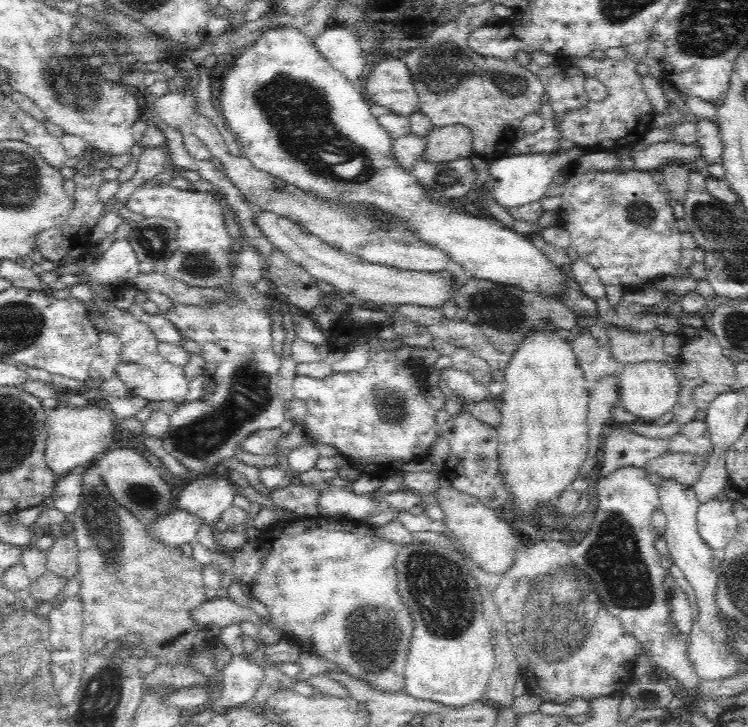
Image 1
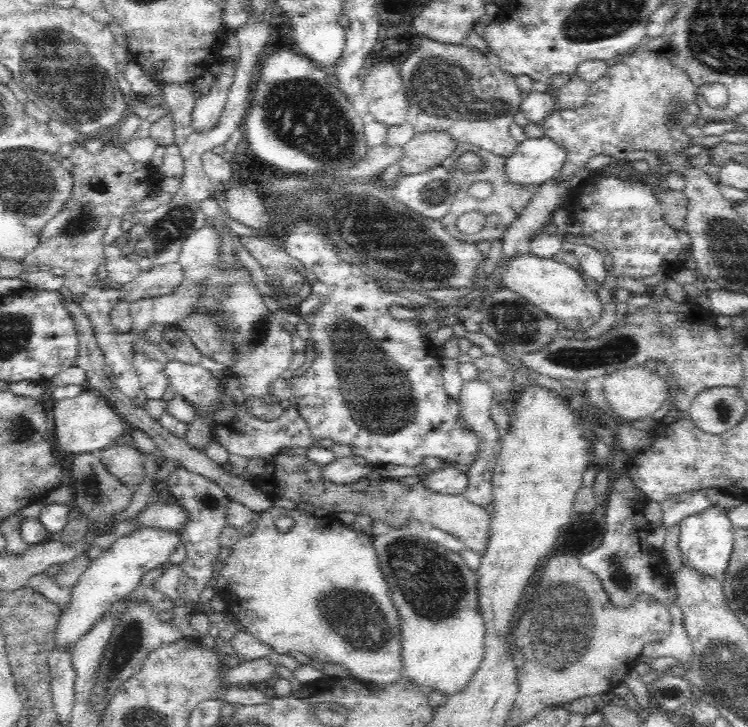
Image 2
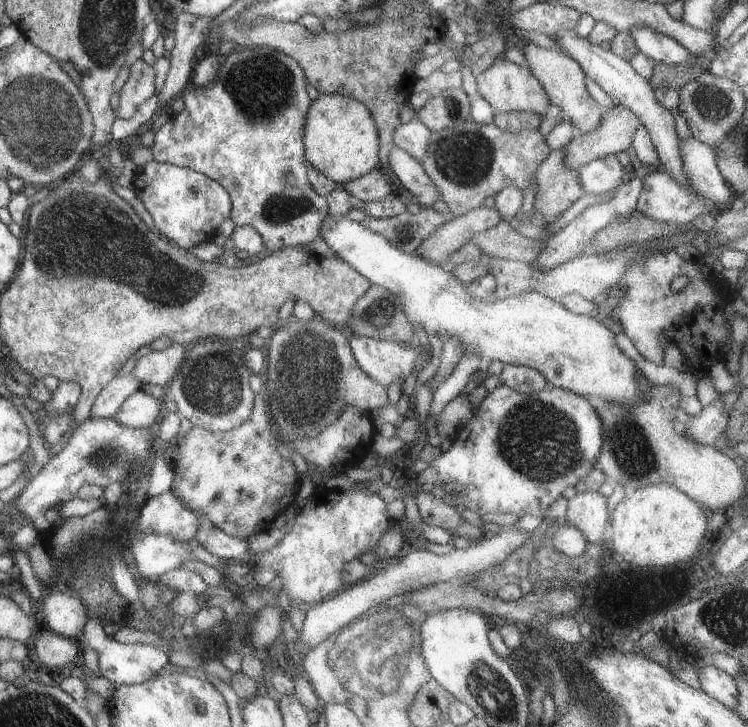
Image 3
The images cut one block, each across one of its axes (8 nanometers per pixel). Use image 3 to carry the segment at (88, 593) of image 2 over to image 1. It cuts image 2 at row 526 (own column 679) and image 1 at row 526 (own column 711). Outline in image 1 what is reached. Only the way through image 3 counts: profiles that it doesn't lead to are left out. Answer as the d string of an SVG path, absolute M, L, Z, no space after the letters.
M177 508L168 517L159 519L148 527L148 530L155 538L171 546L176 544L181 546L181 544L192 542L198 529L205 526L206 523L202 518L190 514L188 510Z

